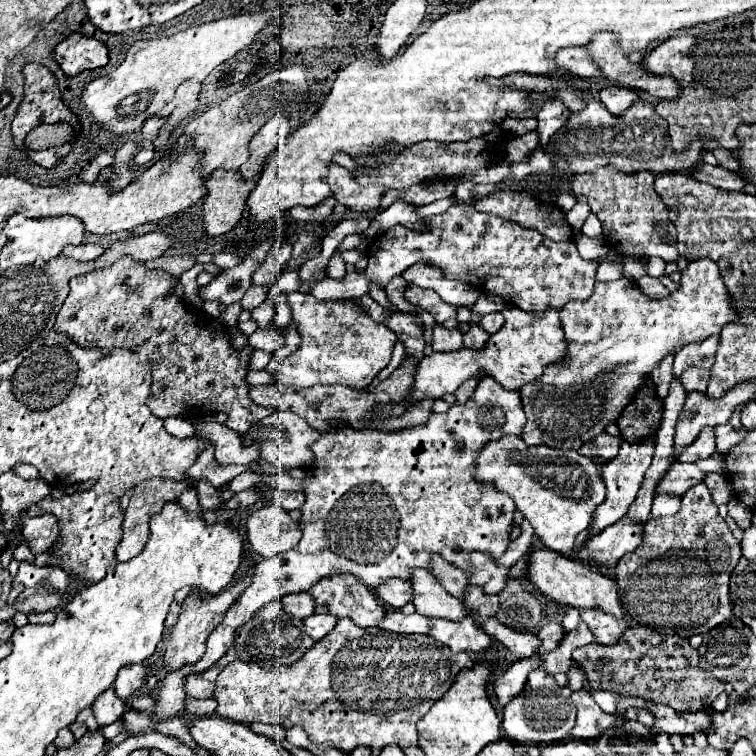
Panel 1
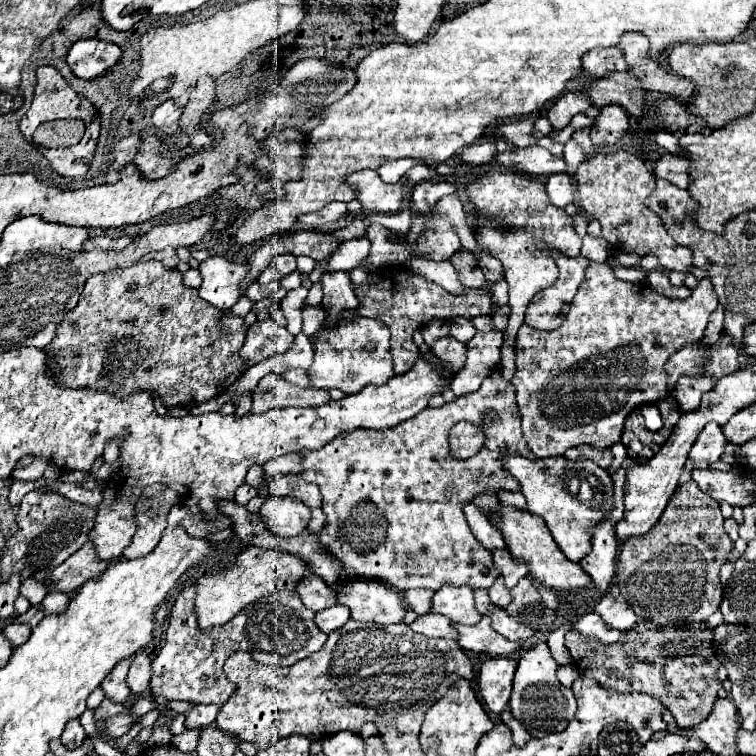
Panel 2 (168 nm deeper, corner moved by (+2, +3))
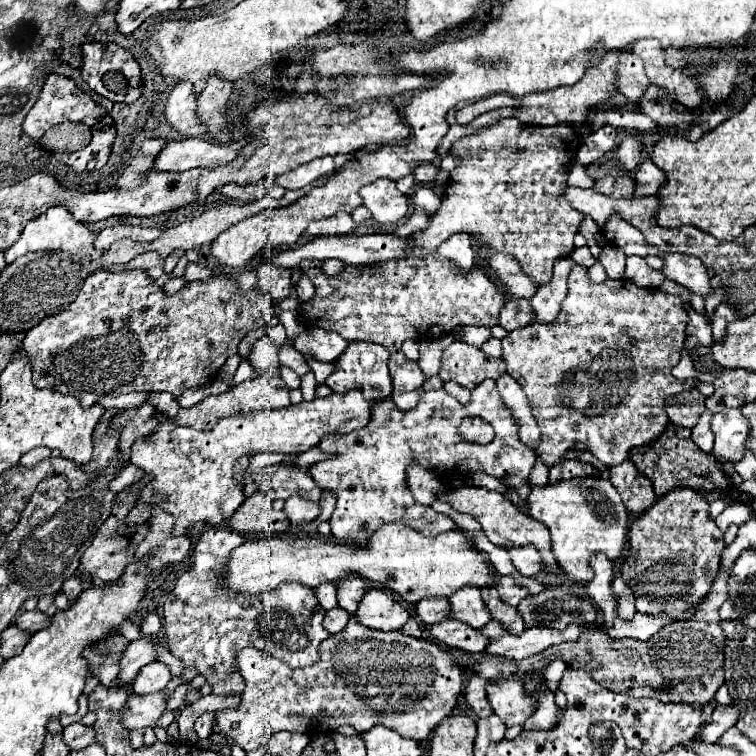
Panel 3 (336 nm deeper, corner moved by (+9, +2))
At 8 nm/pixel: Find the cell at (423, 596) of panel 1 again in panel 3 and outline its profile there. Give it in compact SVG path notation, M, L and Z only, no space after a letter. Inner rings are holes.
M467 585L467 589L459 589L459 593L453 593L449 597L449 603L451 603L451 617L475 629L491 621L491 615L481 599L481 589Z

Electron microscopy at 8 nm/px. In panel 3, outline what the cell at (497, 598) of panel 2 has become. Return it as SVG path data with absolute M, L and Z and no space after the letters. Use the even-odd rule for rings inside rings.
M499 575L499 585L495 585L495 587L499 591L501 601L507 605L519 605L519 601L529 595L527 589L523 589L515 583L513 577L505 577L505 575Z

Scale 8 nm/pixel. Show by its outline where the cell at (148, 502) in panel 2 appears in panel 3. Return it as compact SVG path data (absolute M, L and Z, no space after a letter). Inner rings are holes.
M153 505L153 507L151 507L151 517L147 519L145 525L147 525L149 531L147 531L145 539L139 543L137 551L135 551L135 557L137 557L137 559L145 557L145 555L151 553L153 549L159 549L159 545L163 543L163 539L171 535L175 521L173 521L173 517L171 517L169 513L165 513L163 509L159 511L159 507Z

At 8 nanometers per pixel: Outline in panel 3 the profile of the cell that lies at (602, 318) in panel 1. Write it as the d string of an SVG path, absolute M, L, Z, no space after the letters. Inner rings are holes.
M575 265L571 269L571 273L569 273L569 293L567 293L567 297L565 297L565 301L561 305L561 311L559 311L557 319L553 323L549 323L549 325L531 323L531 325L525 325L523 329L513 329L505 339L501 339L501 343L503 343L503 361L507 365L507 373L525 391L525 395L529 399L529 405L531 405L531 411L533 411L533 417L535 417L535 421L537 421L537 425L541 429L541 441L539 441L539 447L535 449L537 457L547 467L551 467L551 465L557 465L559 459L567 451L575 449L581 443L581 445L587 447L587 451L593 457L597 457L607 467L613 467L613 465L619 465L623 459L627 459L627 453L629 453L631 447L645 445L645 443L653 441L657 435L661 435L665 431L665 425L667 425L667 413L665 413L667 397L687 389L687 385L681 385L681 381L671 375L671 369L681 359L681 351L683 351L683 345L685 345L685 339L687 339L687 323L689 323L689 317L687 317L687 311L683 309L683 301L679 297L671 297L667 293L661 293L659 289L643 289L643 287L631 285L631 281L627 281L627 279L621 279L621 281L611 281L609 279L609 281L597 285L597 283L589 281L587 267Z

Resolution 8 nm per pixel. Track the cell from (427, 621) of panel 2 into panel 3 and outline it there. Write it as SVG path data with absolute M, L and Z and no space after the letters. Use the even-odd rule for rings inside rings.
M447 619L447 621L441 621L441 623L429 625L427 633L433 639L437 639L437 641L449 645L449 647L463 649L463 651L469 651L469 653L481 653L487 647L485 635L481 635L477 629L465 625L457 619Z

